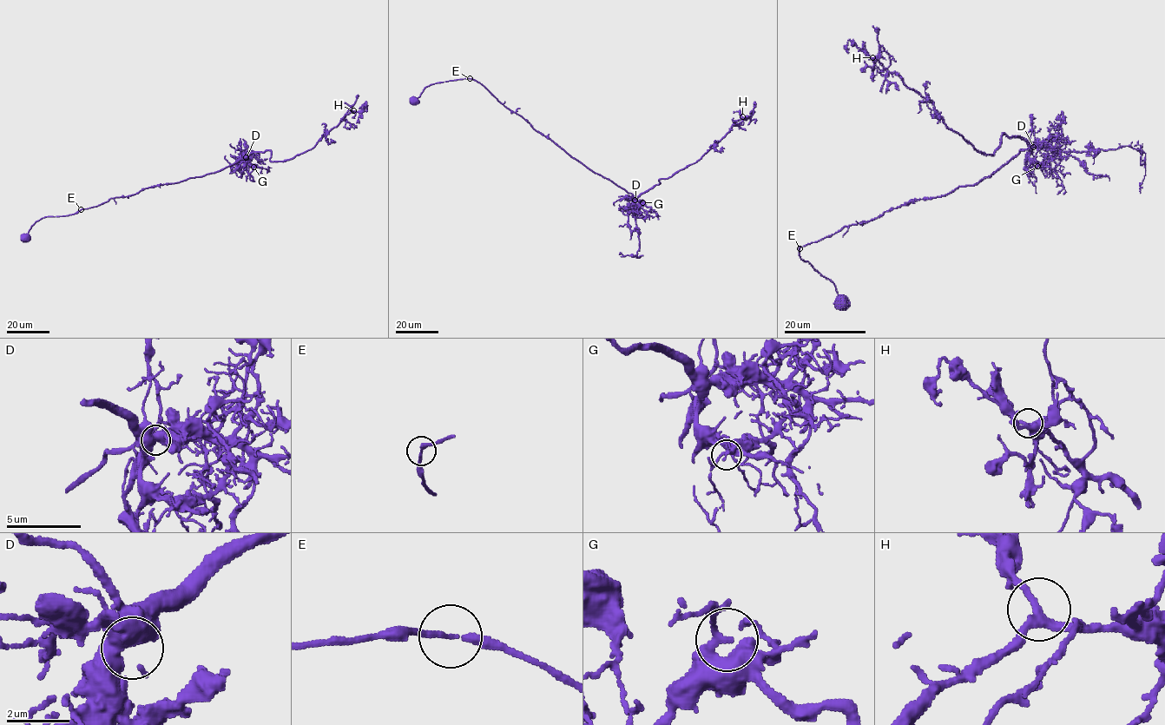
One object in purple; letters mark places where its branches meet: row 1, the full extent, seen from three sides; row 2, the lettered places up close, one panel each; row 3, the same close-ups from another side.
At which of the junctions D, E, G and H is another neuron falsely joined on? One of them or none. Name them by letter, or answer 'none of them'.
none of them

